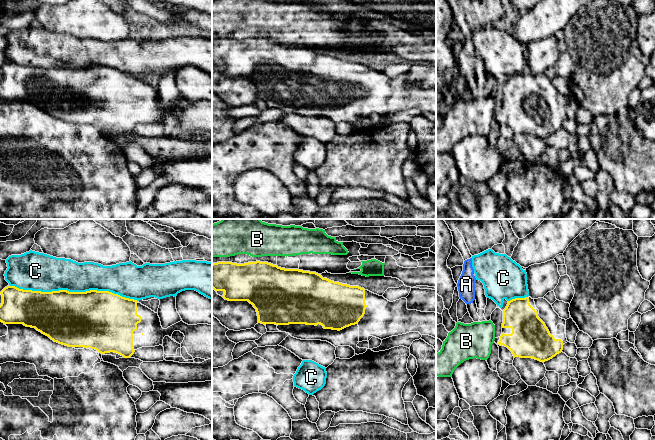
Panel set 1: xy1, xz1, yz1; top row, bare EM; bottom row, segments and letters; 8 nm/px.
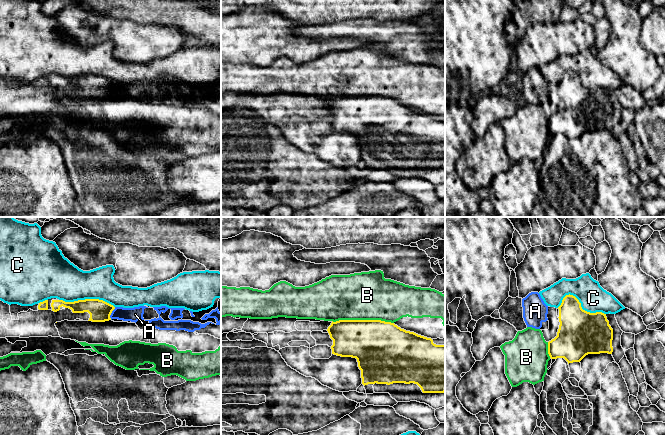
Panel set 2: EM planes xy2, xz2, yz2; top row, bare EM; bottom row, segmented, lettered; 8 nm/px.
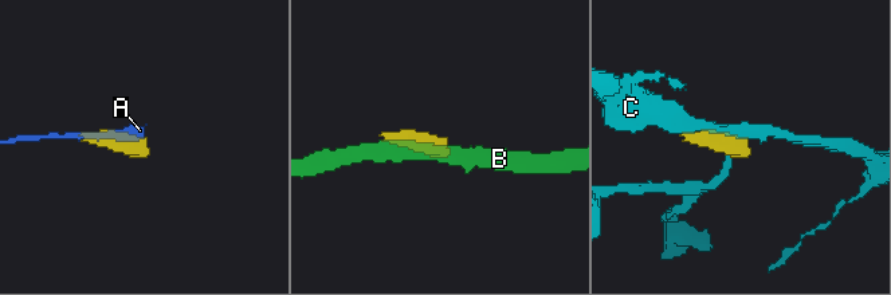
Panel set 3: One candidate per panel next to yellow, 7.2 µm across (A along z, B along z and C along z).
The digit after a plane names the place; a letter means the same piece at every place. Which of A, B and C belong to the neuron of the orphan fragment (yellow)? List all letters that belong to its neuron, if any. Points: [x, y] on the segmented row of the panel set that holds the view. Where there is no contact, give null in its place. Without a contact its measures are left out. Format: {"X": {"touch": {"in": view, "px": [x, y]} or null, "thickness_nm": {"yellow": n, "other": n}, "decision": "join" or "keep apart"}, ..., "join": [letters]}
{"A": {"touch": {"in": "xy2", "px": [111, 312]}, "thickness_nm": {"yellow": 170, "other": 120}, "decision": "keep apart"}, "B": {"touch": {"in": "xz2", "px": [363, 320]}, "thickness_nm": {"yellow": 420, "other": 380}, "decision": "keep apart"}, "C": {"touch": {"in": "xy1", "px": [74, 292]}, "thickness_nm": {"yellow": 440, "other": 280}, "decision": "keep apart"}, "join": []}

